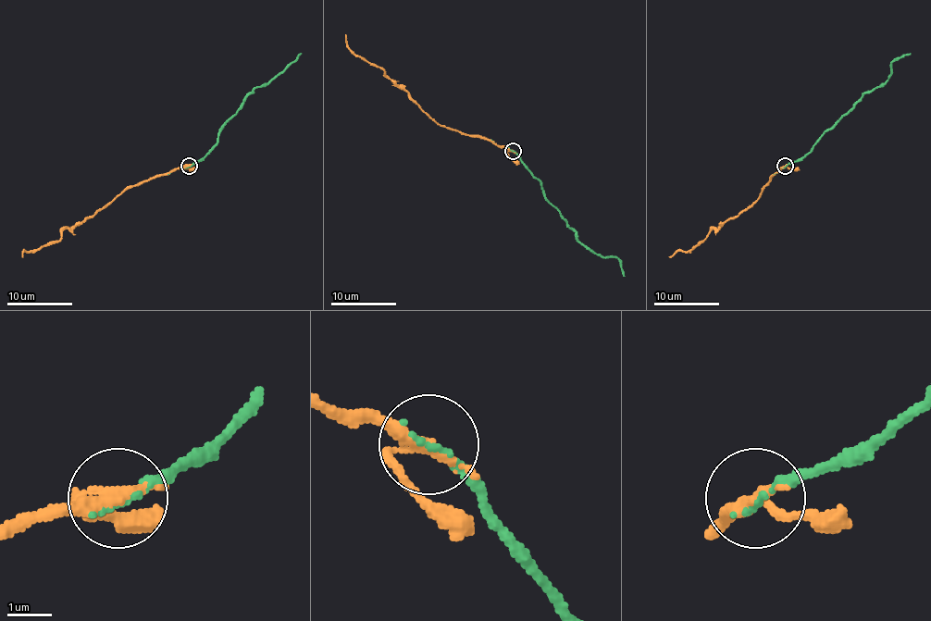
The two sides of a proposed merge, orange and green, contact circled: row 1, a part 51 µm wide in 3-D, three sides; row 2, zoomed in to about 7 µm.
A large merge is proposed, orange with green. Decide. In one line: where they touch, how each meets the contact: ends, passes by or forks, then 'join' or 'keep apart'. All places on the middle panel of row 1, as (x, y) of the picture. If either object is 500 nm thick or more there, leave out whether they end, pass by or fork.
(513, 151) | orange forks | green ends | join

